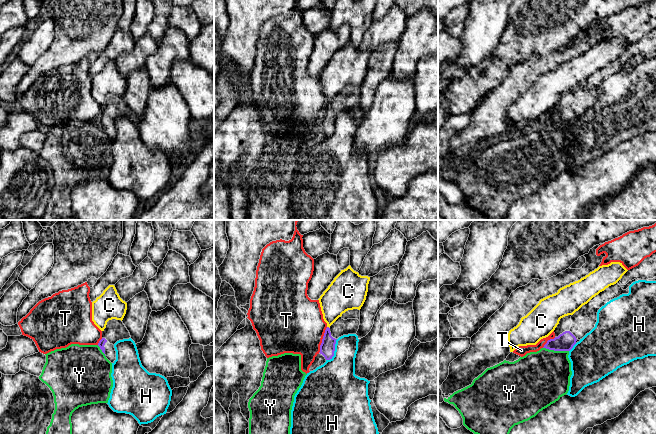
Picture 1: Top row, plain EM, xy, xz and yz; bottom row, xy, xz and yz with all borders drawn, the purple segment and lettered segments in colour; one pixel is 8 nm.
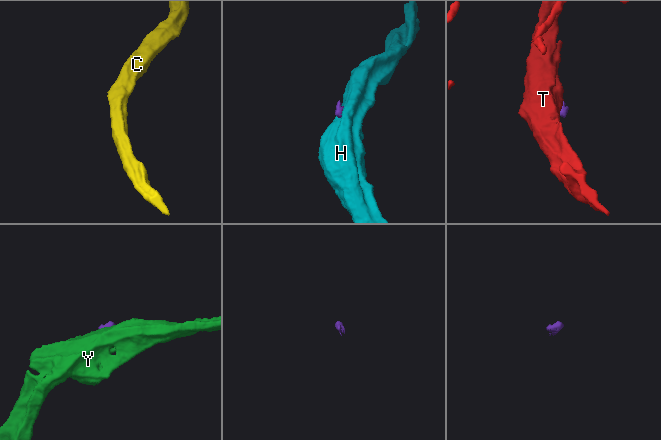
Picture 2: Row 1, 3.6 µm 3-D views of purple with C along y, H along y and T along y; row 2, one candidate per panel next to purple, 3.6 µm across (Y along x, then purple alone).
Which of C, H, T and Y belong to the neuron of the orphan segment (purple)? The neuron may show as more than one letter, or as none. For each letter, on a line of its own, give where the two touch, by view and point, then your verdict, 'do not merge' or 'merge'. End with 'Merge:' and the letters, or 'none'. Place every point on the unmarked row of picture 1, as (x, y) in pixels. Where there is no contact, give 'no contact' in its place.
C: xz (328, 103) | do not merge
H: xz (334, 126) | do not merge
T: xz (322, 116) | do not merge
Y: yz (556, 126) | do not merge
Merge: none

